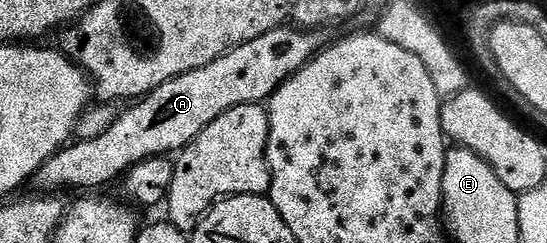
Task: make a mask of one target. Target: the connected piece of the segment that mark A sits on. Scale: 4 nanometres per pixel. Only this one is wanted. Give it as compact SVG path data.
M291 24L276 26L275 29L265 32L265 36L227 51L216 62L210 62L208 66L202 66L161 84L142 100L128 105L131 107L108 130L101 131L96 138L87 138L84 142L72 141L58 150L49 160L45 160L45 164L35 173L34 185L39 185L43 189L40 191L43 192L63 192L59 190L65 189L66 186L76 186L77 189L83 190L79 192L91 192L94 191L91 190L94 186L103 186L106 182L113 181L115 177L118 179L126 175L127 171L138 162L145 162L148 158L171 156L171 153L174 155L182 151L184 146L190 144L210 122L220 118L226 110L232 110L234 106L266 103L279 89L280 84L292 78L306 62L310 62L328 45L327 34L328 31L323 28L296 28Z

